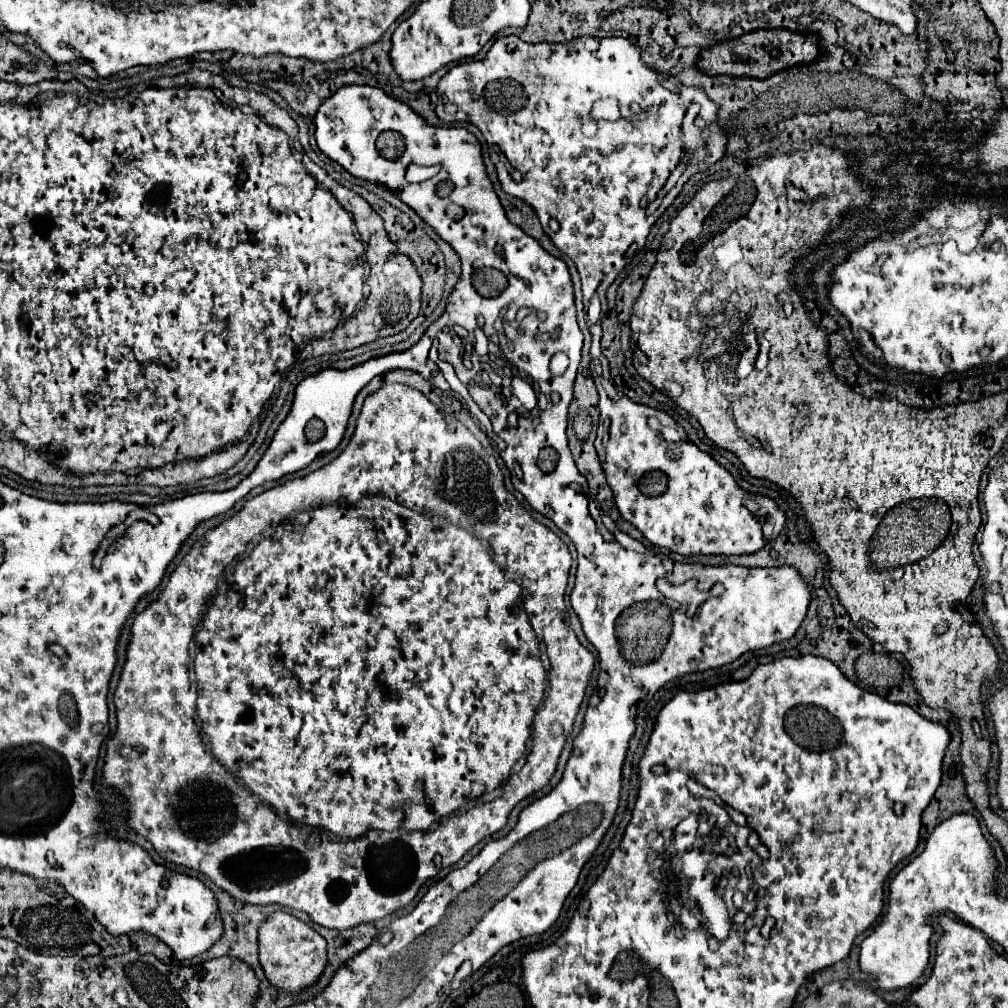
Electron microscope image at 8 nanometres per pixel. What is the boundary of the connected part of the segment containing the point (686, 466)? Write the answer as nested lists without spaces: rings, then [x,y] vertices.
[[[600,339],[592,341],[592,349],[590,349],[590,371],[596,383],[596,389],[600,393],[600,413],[610,421],[608,425],[608,443],[606,445],[598,445],[598,455],[602,461],[602,469],[606,473],[606,481],[614,493],[616,499],[616,507],[620,511],[620,515],[632,523],[652,545],[656,547],[664,547],[670,549],[674,553],[680,555],[748,555],[748,553],[756,553],[762,547],[766,547],[766,535],[762,525],[766,523],[766,515],[754,515],[752,511],[748,511],[748,507],[744,505],[744,497],[746,491],[742,491],[736,483],[736,479],[724,469],[720,467],[708,453],[698,451],[698,447],[690,445],[688,439],[680,441],[680,439],[672,439],[668,441],[662,433],[662,429],[652,429],[648,419],[658,419],[660,427],[670,427],[670,429],[678,429],[678,423],[664,411],[648,407],[648,405],[640,405],[630,401],[626,395],[620,397],[618,401],[612,401],[604,387],[602,387],[602,379],[610,379],[610,371],[608,371],[608,361],[602,357],[600,353]]]

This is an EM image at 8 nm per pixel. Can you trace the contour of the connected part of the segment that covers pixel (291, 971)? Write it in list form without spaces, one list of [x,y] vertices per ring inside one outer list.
[[[276,911],[272,913],[258,929],[258,945],[260,945],[260,965],[272,985],[282,991],[298,993],[304,987],[312,985],[318,975],[326,967],[326,939],[316,933],[310,925],[296,919],[290,913]]]

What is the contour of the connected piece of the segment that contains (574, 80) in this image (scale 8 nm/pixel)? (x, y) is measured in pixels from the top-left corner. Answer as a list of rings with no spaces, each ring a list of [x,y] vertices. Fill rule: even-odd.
[[[516,35],[500,37],[500,39],[494,41],[494,45],[490,47],[490,51],[486,53],[484,59],[478,59],[478,61],[474,59],[474,61],[466,61],[466,63],[454,65],[454,67],[440,79],[440,83],[438,83],[438,95],[440,95],[440,100],[435,108],[435,112],[438,118],[444,123],[454,121],[463,122],[467,119],[468,121],[472,121],[472,125],[476,125],[476,127],[482,131],[484,139],[486,139],[490,145],[498,145],[498,147],[504,151],[504,155],[508,157],[508,161],[512,163],[512,167],[518,167],[518,169],[522,171],[520,191],[518,191],[516,197],[524,199],[528,205],[534,207],[534,211],[538,213],[538,219],[540,219],[542,229],[546,231],[546,235],[554,241],[554,245],[556,245],[562,253],[566,253],[566,255],[576,263],[578,273],[580,273],[580,279],[582,279],[582,293],[584,293],[584,299],[590,299],[594,293],[606,295],[606,289],[608,289],[608,287],[614,283],[614,279],[624,271],[624,267],[628,265],[628,261],[630,261],[630,257],[634,255],[634,251],[644,247],[646,237],[648,237],[652,225],[656,223],[656,219],[666,211],[666,207],[670,207],[670,199],[666,199],[666,201],[662,201],[662,205],[660,205],[656,211],[652,211],[652,213],[648,211],[648,209],[650,209],[650,203],[652,203],[652,201],[656,199],[656,195],[662,191],[662,187],[664,187],[668,175],[680,165],[682,157],[688,157],[688,161],[690,161],[690,157],[692,157],[690,151],[684,149],[684,141],[682,141],[682,119],[684,119],[684,115],[686,115],[688,105],[690,105],[692,101],[696,101],[698,95],[704,95],[704,89],[702,89],[702,87],[688,87],[688,85],[682,85],[682,83],[680,83],[680,95],[678,95],[678,93],[666,89],[662,83],[658,83],[658,91],[648,91],[648,93],[642,97],[642,101],[640,101],[642,109],[646,109],[648,105],[658,105],[658,111],[656,111],[656,113],[646,113],[646,111],[642,111],[642,113],[636,115],[636,113],[632,113],[632,111],[628,109],[626,103],[622,103],[622,117],[620,117],[618,121],[598,123],[596,135],[588,137],[588,135],[582,133],[580,127],[582,127],[584,119],[592,119],[592,117],[590,117],[592,103],[590,103],[590,101],[586,101],[586,103],[578,101],[578,99],[582,99],[580,93],[578,93],[578,89],[594,89],[594,83],[592,83],[592,77],[586,77],[586,79],[584,79],[584,77],[562,77],[562,55],[642,55],[642,49],[640,49],[638,45],[634,45],[634,43],[630,43],[630,41],[624,39],[624,37],[606,37],[606,39],[600,39],[600,47],[594,49],[594,51],[586,51],[586,49],[582,49],[582,45],[580,45],[578,51],[574,51],[574,43],[572,43],[572,45],[570,45],[570,43],[568,43],[568,45],[566,45],[566,43],[564,43],[564,45],[558,45],[558,43],[556,43],[556,45],[554,45],[554,43],[536,43],[536,45],[532,45],[532,43],[524,43],[524,41],[518,39]],[[442,99],[448,99],[450,103],[454,103],[454,105],[458,107],[458,113],[456,113],[456,115],[446,115]],[[550,219],[556,219],[556,221],[558,221],[558,231],[554,231],[554,229],[550,227]]]

